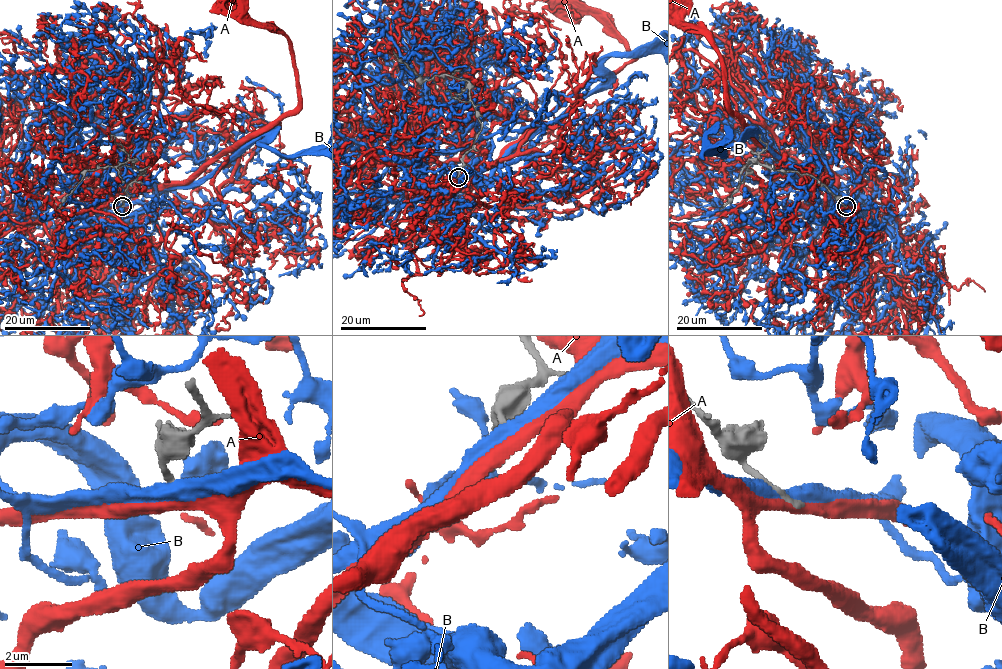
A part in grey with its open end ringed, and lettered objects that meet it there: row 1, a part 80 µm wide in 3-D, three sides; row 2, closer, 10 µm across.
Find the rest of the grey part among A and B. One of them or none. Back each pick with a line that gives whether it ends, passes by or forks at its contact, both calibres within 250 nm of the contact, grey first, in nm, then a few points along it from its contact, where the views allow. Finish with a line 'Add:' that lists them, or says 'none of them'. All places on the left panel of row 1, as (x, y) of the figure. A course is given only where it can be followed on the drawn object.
Add: none of them

